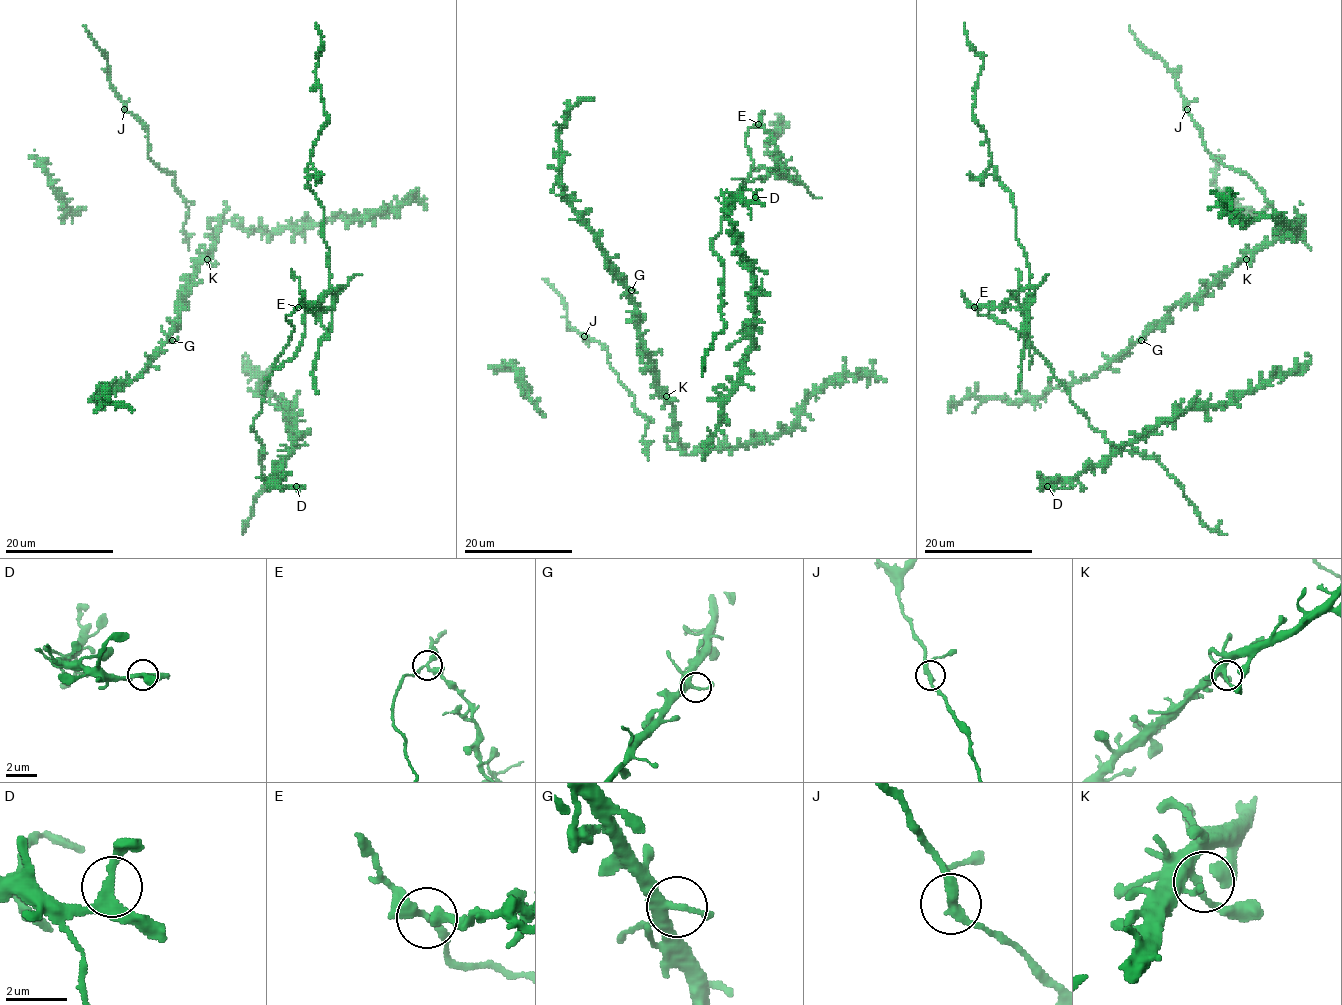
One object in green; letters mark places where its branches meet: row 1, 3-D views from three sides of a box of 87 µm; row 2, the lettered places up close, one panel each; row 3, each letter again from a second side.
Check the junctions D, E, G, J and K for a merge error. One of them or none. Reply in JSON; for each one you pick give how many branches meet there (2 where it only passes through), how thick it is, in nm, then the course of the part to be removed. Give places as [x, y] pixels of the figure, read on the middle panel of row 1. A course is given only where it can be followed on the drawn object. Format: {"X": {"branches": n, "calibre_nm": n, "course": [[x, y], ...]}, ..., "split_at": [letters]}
{"E": {"branches": 3, "calibre_nm": 280, "course": [[758, 124], [793, 178], [766, 151], [787, 124], [777, 132], [776, 113]]}, "split_at": ["E"]}

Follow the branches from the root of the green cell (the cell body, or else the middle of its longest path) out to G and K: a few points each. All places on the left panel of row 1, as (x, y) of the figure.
G: (158, 368), (150, 362), (172, 340)
K: (158, 368), (150, 362), (174, 325), (177, 305), (185, 297), (196, 267), (207, 259)

